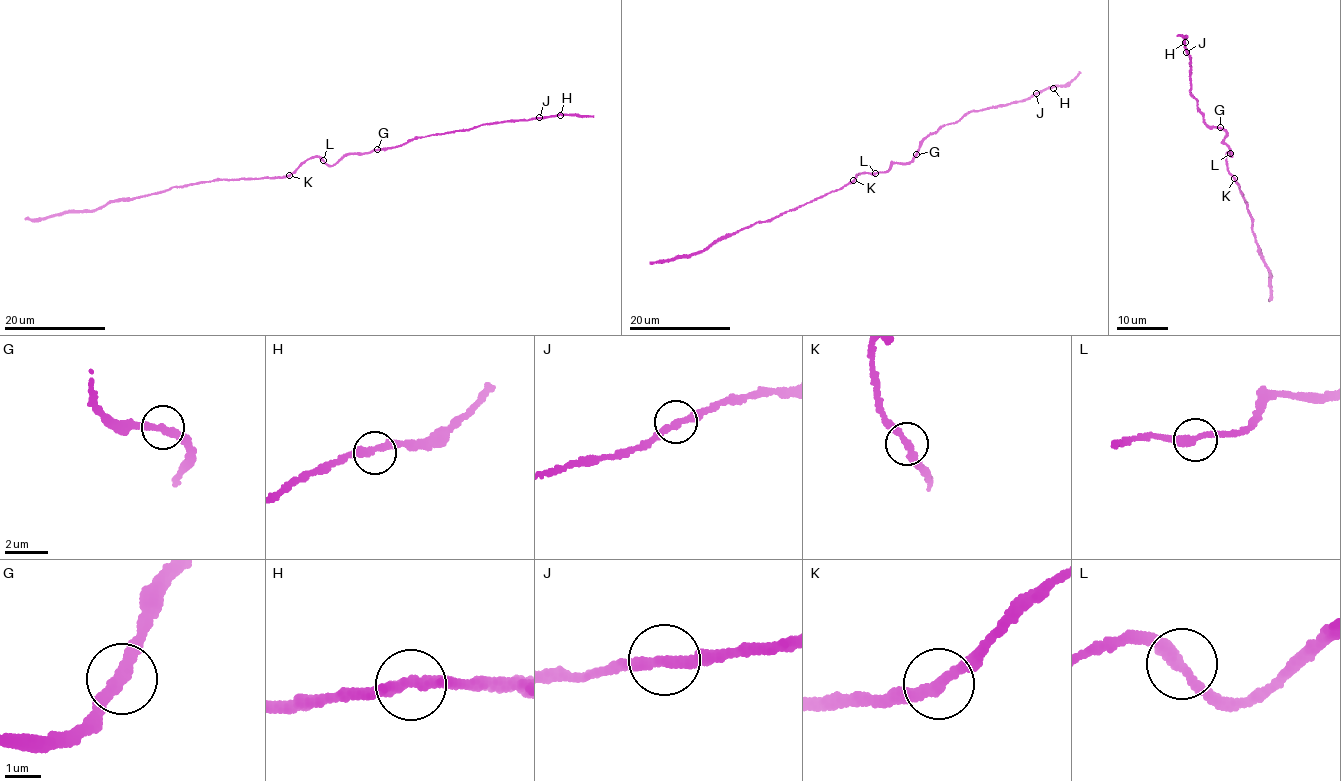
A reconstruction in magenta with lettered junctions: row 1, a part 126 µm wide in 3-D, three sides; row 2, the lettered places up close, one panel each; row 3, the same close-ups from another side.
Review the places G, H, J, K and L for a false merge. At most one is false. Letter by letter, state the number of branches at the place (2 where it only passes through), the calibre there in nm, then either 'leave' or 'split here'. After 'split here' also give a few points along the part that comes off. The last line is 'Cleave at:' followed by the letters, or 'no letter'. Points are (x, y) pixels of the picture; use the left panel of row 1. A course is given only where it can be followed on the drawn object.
G: branches 2; calibre 320 nm; leave
H: branches 2; calibre 320 nm; leave
J: branches 2; calibre 320 nm; leave
K: branches 2; calibre 320 nm; leave
L: branches 2; calibre 320 nm; leave
Cleave at: no letter

